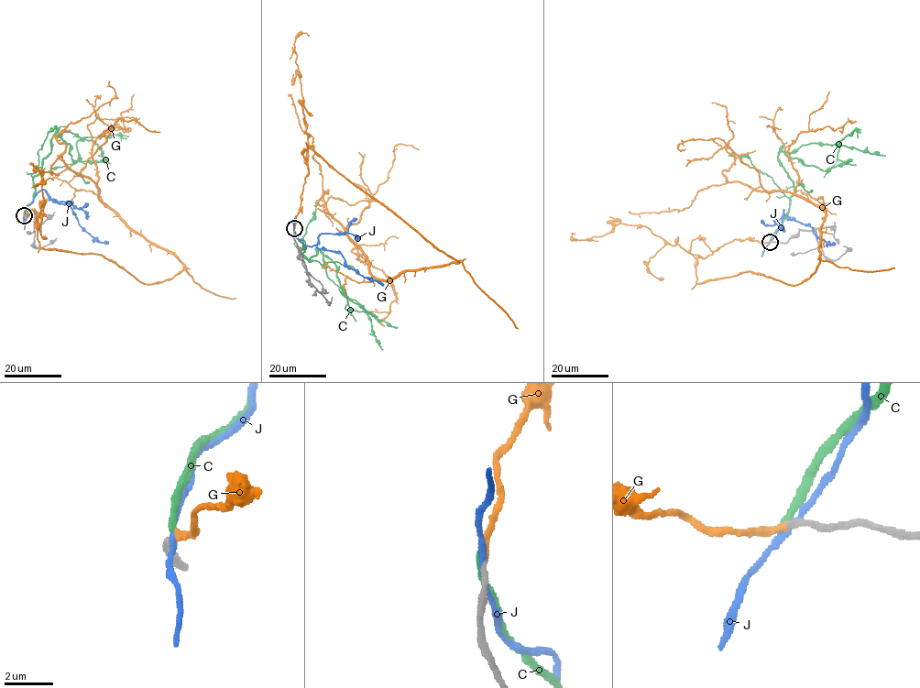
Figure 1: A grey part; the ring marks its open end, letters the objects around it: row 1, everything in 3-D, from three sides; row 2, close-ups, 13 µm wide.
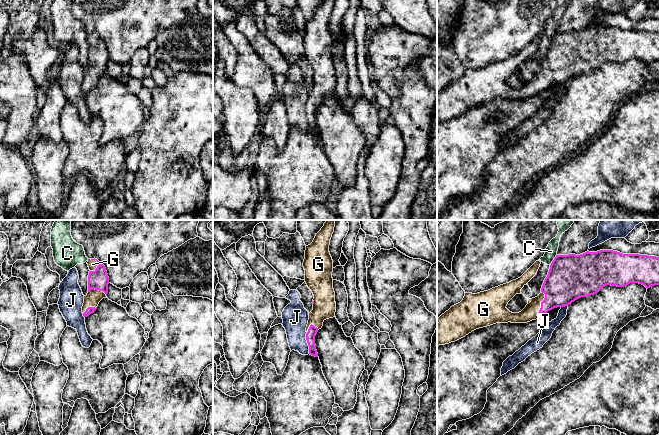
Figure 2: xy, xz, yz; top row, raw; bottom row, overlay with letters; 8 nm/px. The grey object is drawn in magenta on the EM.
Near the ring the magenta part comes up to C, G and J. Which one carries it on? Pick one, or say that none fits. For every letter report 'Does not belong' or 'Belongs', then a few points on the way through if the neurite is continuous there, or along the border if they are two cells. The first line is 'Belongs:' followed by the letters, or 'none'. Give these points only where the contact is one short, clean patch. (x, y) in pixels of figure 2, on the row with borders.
Belongs: G
C: Does not belong. Boundary: yz (556, 254), (550, 263)
G: Belongs
J: Does not belong

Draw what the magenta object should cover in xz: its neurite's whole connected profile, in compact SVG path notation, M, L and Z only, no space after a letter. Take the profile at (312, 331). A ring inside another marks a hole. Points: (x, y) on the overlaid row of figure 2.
M327 220L316 234L313 242L306 246L303 267L305 282L314 295L313 310L309 313L306 340L309 354L318 357L315 336L326 319L335 317L336 302L333 289L333 260L329 245L336 220Z

